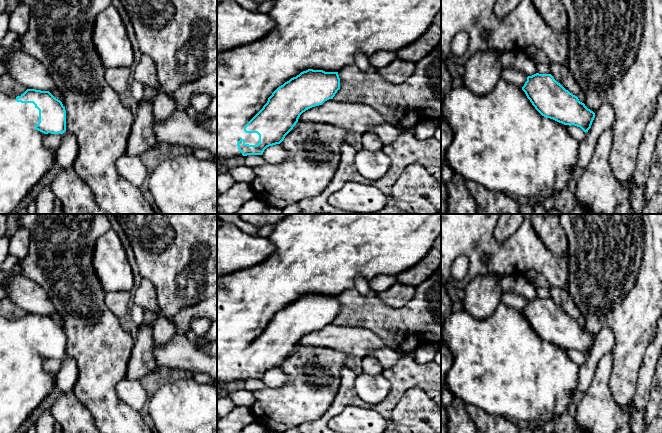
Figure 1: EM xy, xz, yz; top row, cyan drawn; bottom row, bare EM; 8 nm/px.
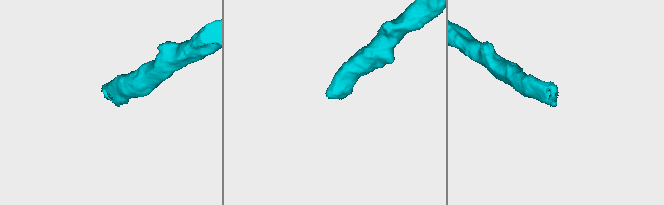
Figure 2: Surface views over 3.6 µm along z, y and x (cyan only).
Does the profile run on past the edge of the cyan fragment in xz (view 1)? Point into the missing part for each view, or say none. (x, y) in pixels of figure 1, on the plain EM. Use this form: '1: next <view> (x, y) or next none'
1: next xz (323, 254)

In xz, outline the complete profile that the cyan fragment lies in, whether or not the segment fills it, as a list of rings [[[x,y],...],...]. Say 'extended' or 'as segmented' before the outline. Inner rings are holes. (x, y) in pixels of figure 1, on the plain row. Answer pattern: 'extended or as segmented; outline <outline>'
extended; outline [[[289,214],[275,224],[273,232],[268,237],[275,246],[274,252],[259,265],[222,276],[223,287],[217,287],[217,383],[229,383],[240,379],[244,381],[262,379],[267,371],[280,368],[303,336],[333,323],[340,313],[338,296],[348,289],[355,288],[355,279],[358,276],[363,276],[368,281],[378,275],[396,277],[420,262],[440,235],[441,214]]]

